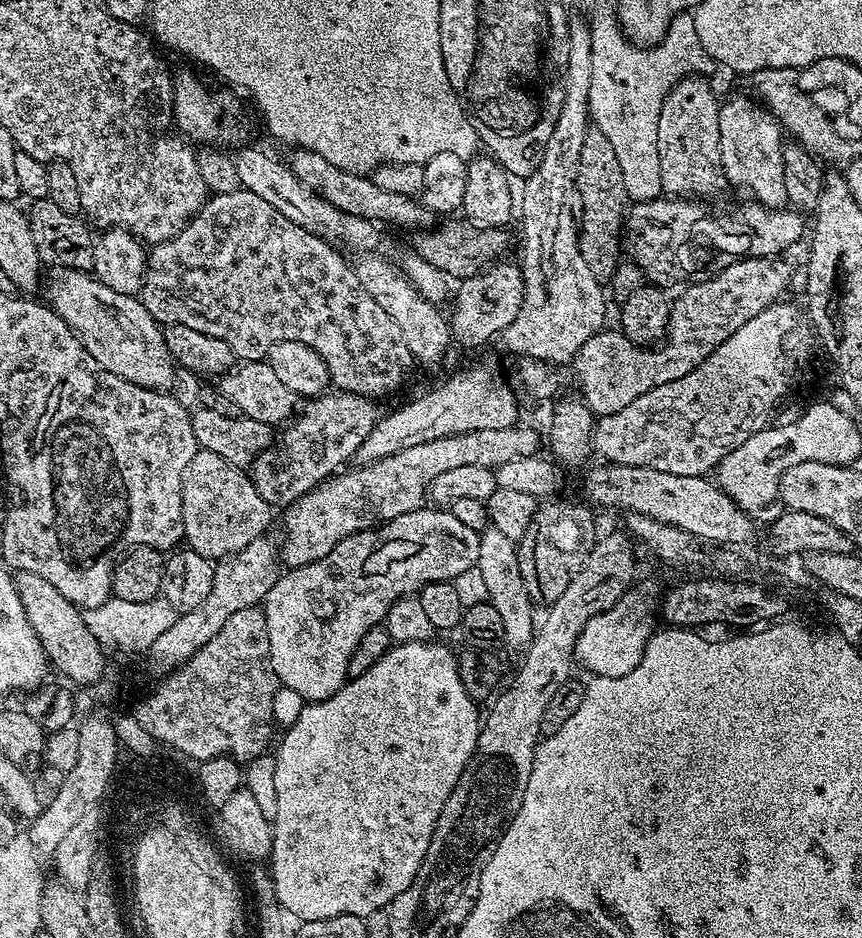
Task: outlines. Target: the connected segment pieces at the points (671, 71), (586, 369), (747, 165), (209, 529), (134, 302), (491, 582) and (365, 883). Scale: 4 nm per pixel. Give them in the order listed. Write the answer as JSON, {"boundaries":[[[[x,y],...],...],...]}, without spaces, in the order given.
{"boundaries":[[[[689,11],[676,13],[659,43],[648,47],[632,44],[621,32],[619,21],[609,13],[603,15],[596,12],[590,16],[590,20],[592,69],[588,92],[589,119],[595,129],[605,135],[613,147],[614,154],[617,155],[629,201],[640,203],[655,200],[663,193],[658,159],[658,117],[662,104],[678,81],[694,75],[711,76],[710,74],[718,70],[718,65],[699,41],[697,26],[694,25],[692,13]]],[[[749,254],[728,262],[713,280],[692,284],[671,301],[668,330],[659,346],[631,344],[616,330],[595,332],[570,364],[584,405],[597,417],[609,416],[662,383],[685,377],[740,326],[779,301],[791,280],[792,268],[784,258]]],[[[736,96],[721,103],[718,146],[722,146],[722,170],[733,189],[741,188],[744,194],[766,208],[782,208],[788,204],[786,181],[782,178],[782,129],[767,108],[752,100]]],[[[197,450],[182,474],[183,539],[187,547],[210,562],[246,550],[250,542],[269,531],[273,509],[258,494],[253,477],[245,469],[218,458],[218,454]]],[[[56,266],[51,272],[53,280],[48,284],[47,303],[78,337],[95,367],[142,388],[171,389],[168,387],[172,384],[174,361],[170,350],[166,350],[164,328],[141,300],[118,294],[111,283],[103,284],[79,268]]],[[[488,526],[479,533],[478,558],[475,571],[480,571],[480,580],[484,583],[484,592],[487,603],[498,610],[502,618],[502,630],[504,631],[504,644],[510,651],[516,654],[523,653],[530,646],[534,634],[534,601],[526,590],[526,582],[522,578],[522,570],[518,566],[518,554],[520,549],[517,541],[506,538],[506,534],[496,531]]],[[[405,639],[403,642],[393,643],[382,659],[374,662],[374,666],[370,666],[370,670],[363,672],[361,676],[353,676],[330,698],[308,702],[303,705],[304,709],[296,716],[296,721],[288,728],[288,733],[280,740],[280,749],[274,752],[276,761],[276,769],[274,770],[274,787],[278,789],[278,814],[274,821],[276,827],[276,837],[270,840],[270,871],[272,882],[275,888],[275,903],[280,906],[285,913],[293,912],[296,916],[301,916],[301,921],[310,920],[329,920],[335,916],[359,916],[366,918],[372,912],[378,912],[387,909],[395,900],[398,894],[402,894],[410,886],[410,882],[416,876],[416,871],[420,868],[420,863],[424,861],[424,855],[428,849],[428,843],[432,837],[432,831],[436,825],[438,814],[442,810],[442,806],[446,806],[446,802],[450,798],[450,794],[454,790],[454,786],[458,782],[458,778],[462,774],[464,767],[470,762],[470,758],[476,752],[476,743],[478,742],[478,734],[482,727],[482,712],[479,712],[477,701],[470,698],[470,694],[466,690],[466,686],[462,686],[462,678],[458,674],[458,666],[456,665],[457,653],[451,652],[444,644],[435,644],[432,640],[411,640]]]]}

